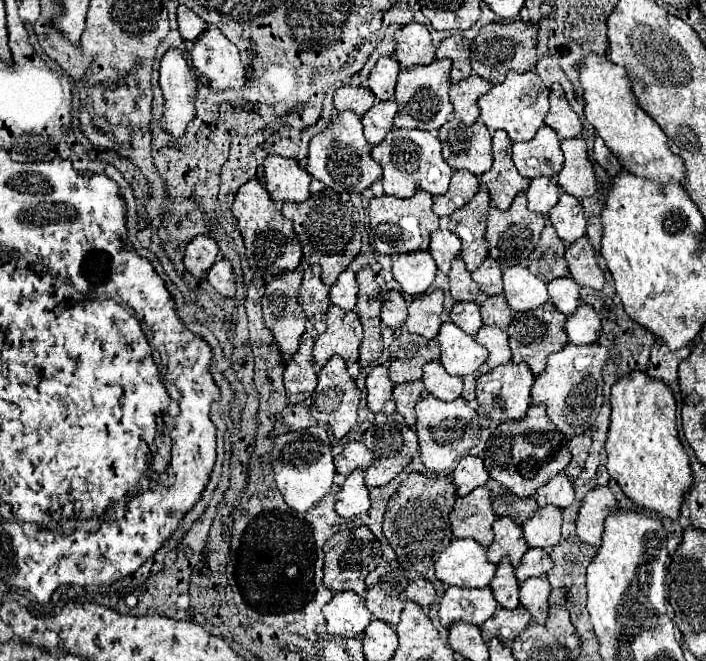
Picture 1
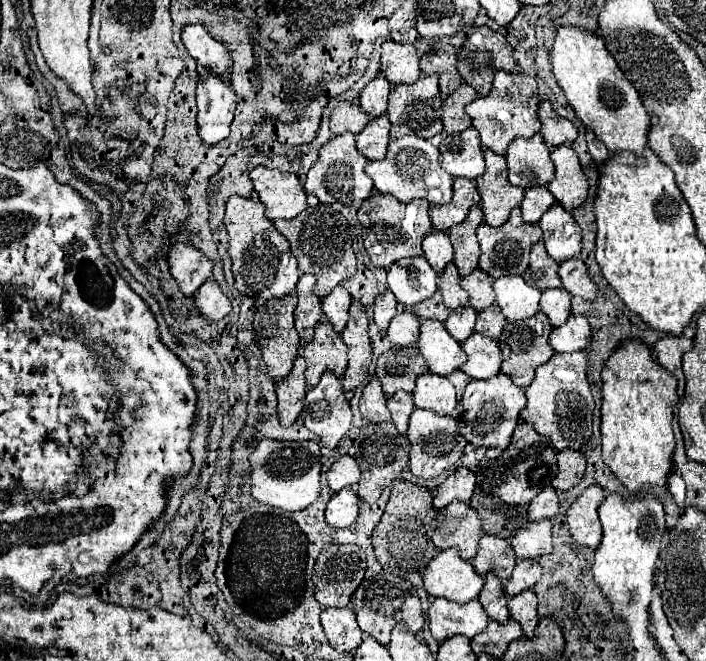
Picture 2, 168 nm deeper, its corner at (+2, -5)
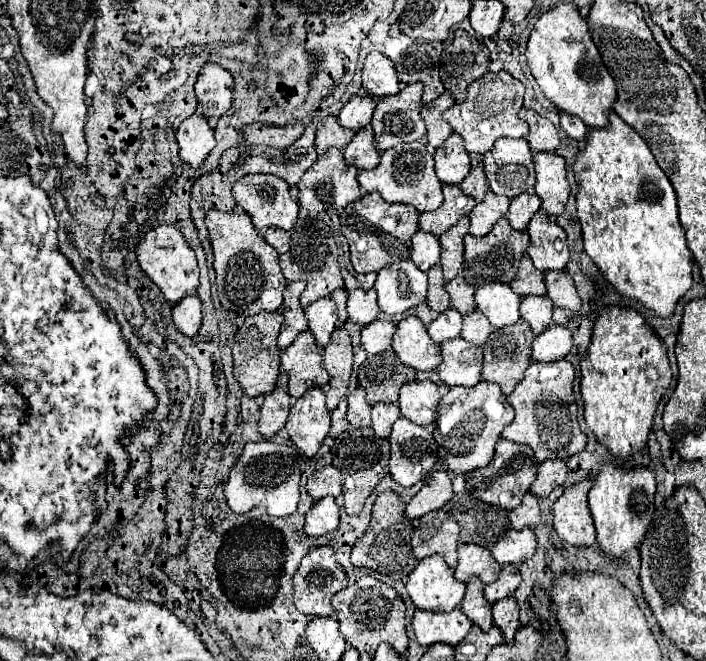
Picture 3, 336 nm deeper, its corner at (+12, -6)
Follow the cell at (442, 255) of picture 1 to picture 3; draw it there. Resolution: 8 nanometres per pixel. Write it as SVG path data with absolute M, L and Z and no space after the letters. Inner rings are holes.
M418 230L412 236L412 260L422 270L428 272L434 264L440 262L440 242L434 234Z

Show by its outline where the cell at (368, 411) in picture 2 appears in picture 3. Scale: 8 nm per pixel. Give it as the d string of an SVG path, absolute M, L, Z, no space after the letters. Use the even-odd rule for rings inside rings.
M354 388L348 396L348 412L346 418L352 426L370 426L372 418L370 418L370 404L366 400L366 392L364 388Z

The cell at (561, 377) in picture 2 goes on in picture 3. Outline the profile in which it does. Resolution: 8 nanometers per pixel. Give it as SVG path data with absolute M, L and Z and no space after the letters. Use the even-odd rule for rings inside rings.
M568 360L540 364L532 362L524 372L520 384L516 384L514 392L510 394L510 404L516 410L512 424L508 424L502 432L502 438L528 444L536 452L536 460L544 462L548 458L562 458L580 452L586 448L586 434L580 432L578 426L578 404L574 396L574 366Z

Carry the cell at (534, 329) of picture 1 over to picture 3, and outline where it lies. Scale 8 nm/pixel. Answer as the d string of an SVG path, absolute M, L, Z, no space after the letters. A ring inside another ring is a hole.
M518 320L516 324L500 328L500 330L492 330L486 344L482 346L484 348L482 378L488 382L500 384L502 392L508 396L516 388L516 382L522 380L522 374L526 372L526 368L532 364L532 342L534 342L532 328L528 328L524 320Z

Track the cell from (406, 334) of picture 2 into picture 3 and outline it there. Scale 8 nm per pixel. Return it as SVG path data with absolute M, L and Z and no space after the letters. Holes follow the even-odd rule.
M374 320L372 324L362 328L362 346L370 354L386 352L386 350L392 348L392 332L396 332L396 324L394 322Z

